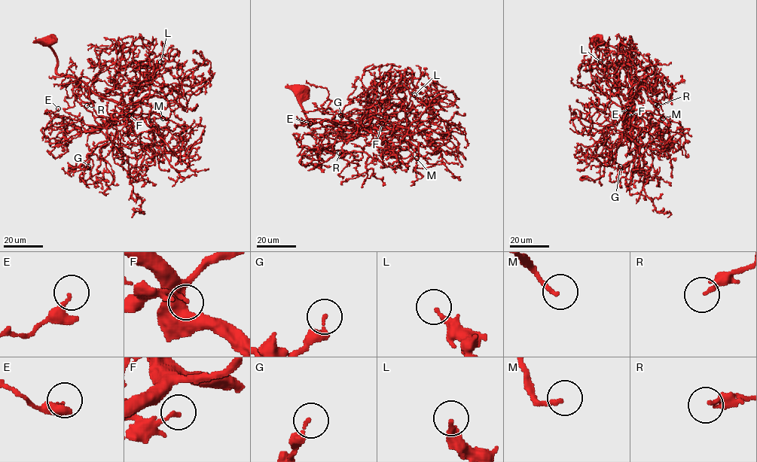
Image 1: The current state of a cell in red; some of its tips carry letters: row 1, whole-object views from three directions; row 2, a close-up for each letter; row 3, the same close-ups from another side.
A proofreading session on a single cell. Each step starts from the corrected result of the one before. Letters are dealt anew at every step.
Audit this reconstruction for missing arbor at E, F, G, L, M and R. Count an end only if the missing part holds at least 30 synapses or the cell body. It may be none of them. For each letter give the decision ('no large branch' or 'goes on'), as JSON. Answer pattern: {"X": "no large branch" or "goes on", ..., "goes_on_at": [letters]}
{"E": "no large branch", "F": "no large branch", "G": "no large branch", "L": "no large branch", "M": "goes on", "R": "no large branch", "goes_on_at": ["M"]}

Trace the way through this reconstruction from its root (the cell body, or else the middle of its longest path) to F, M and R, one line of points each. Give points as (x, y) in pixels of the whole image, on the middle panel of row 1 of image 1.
F: (301, 90), (309, 126), (337, 120), (379, 129), (380, 122), (368, 117), (368, 122), (376, 117), (382, 123)
M: (301, 90), (301, 106), (309, 126), (326, 120), (379, 129), (386, 126), (412, 135), (407, 147), (416, 158)
R: (301, 90), (301, 106), (309, 126), (326, 120), (378, 129), (403, 126), (383, 133), (361, 151), (339, 153)

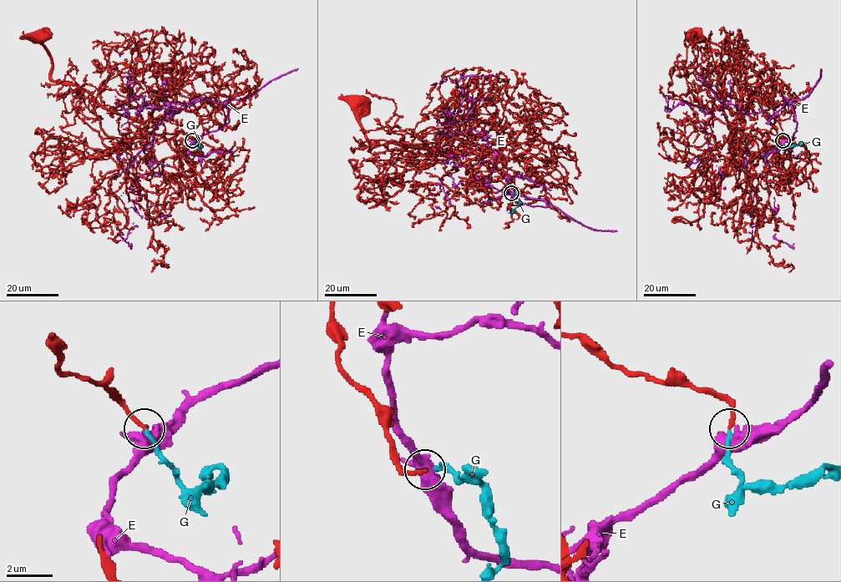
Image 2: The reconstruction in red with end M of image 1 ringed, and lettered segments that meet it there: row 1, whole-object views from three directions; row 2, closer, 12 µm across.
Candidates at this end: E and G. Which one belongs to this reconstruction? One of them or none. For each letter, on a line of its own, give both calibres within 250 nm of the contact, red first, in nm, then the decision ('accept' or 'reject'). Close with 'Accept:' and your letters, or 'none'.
E: 170 nm thick on the red side, 360 nm on the other; reject
G: 160 nm thick on the red side, 180 nm on the other; accept
Accept: G

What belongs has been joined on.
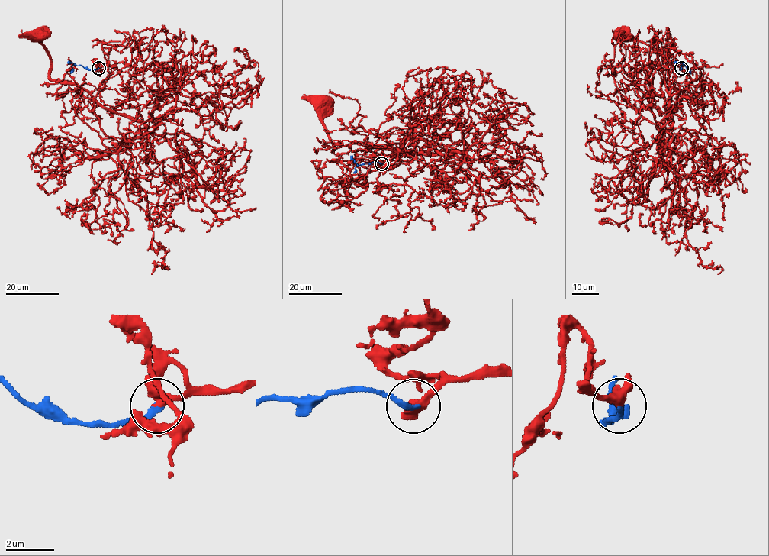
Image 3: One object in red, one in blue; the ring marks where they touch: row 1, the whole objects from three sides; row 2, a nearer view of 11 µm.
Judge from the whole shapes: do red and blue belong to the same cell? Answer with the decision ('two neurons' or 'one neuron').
one neuron

